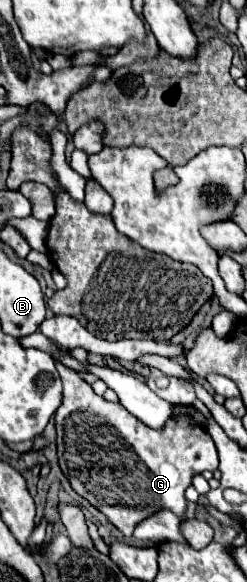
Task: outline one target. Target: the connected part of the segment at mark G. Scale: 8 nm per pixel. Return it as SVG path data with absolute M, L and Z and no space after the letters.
M58 365L60 379L64 383L64 399L56 413L56 431L58 431L58 459L62 473L68 477L72 489L90 501L98 511L102 511L108 521L122 531L124 537L130 537L134 527L156 513L158 509L170 509L174 515L184 517L186 497L184 491L190 487L192 477L202 471L218 469L218 453L212 437L206 433L204 425L194 425L188 417L172 415L162 429L148 429L132 413L128 413L120 403L110 403L104 397L96 395L92 387L80 379L72 369Z

